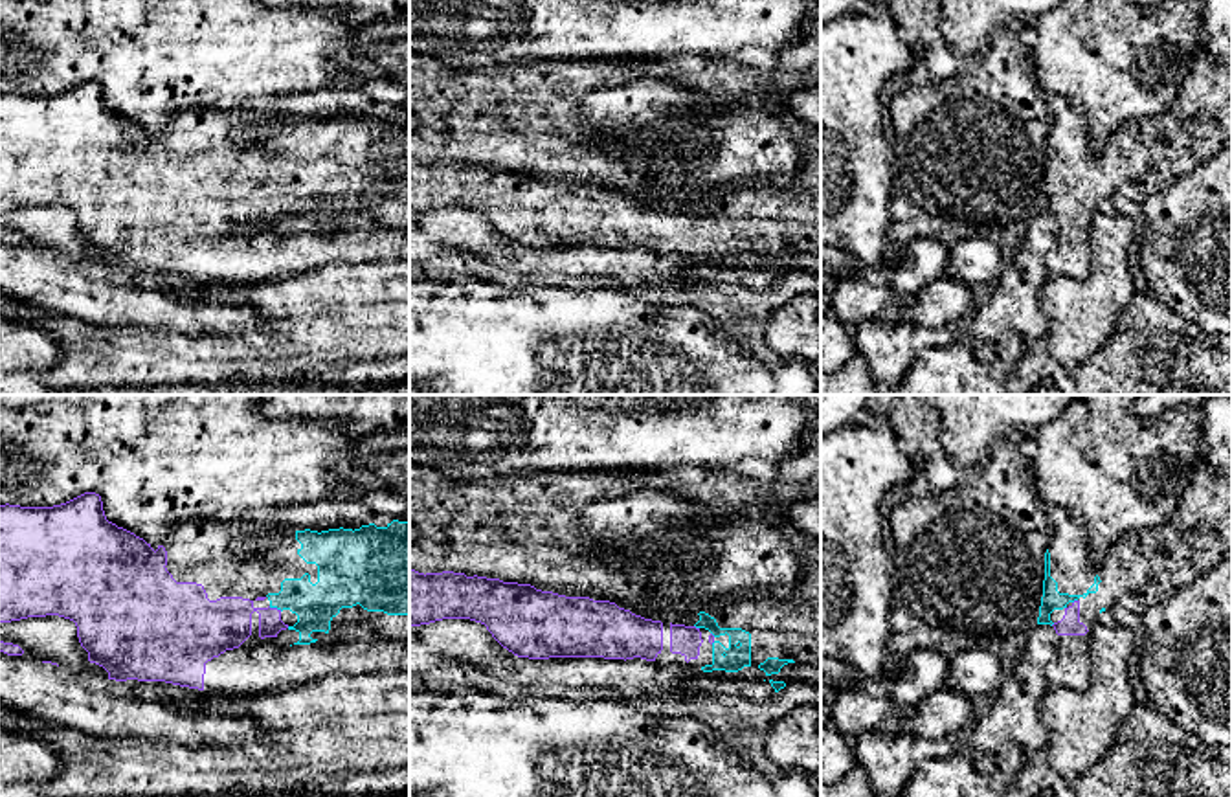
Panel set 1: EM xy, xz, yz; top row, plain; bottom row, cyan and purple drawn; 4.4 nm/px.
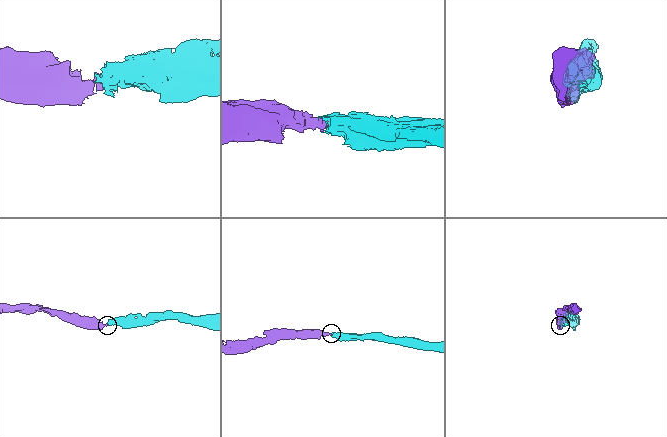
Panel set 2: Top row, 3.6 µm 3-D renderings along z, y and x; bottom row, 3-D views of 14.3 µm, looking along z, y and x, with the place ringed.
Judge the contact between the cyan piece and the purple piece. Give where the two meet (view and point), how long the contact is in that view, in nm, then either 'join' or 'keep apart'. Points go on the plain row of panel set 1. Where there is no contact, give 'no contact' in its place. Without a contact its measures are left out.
meets cyan in xy at (276, 195); contact 70 nm long; join

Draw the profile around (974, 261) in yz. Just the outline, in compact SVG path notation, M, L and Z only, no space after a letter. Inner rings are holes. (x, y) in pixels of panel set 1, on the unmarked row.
M979 235L962 237L949 246L946 277L975 290L980 285L993 285L1001 277L1006 253L988 239Z

